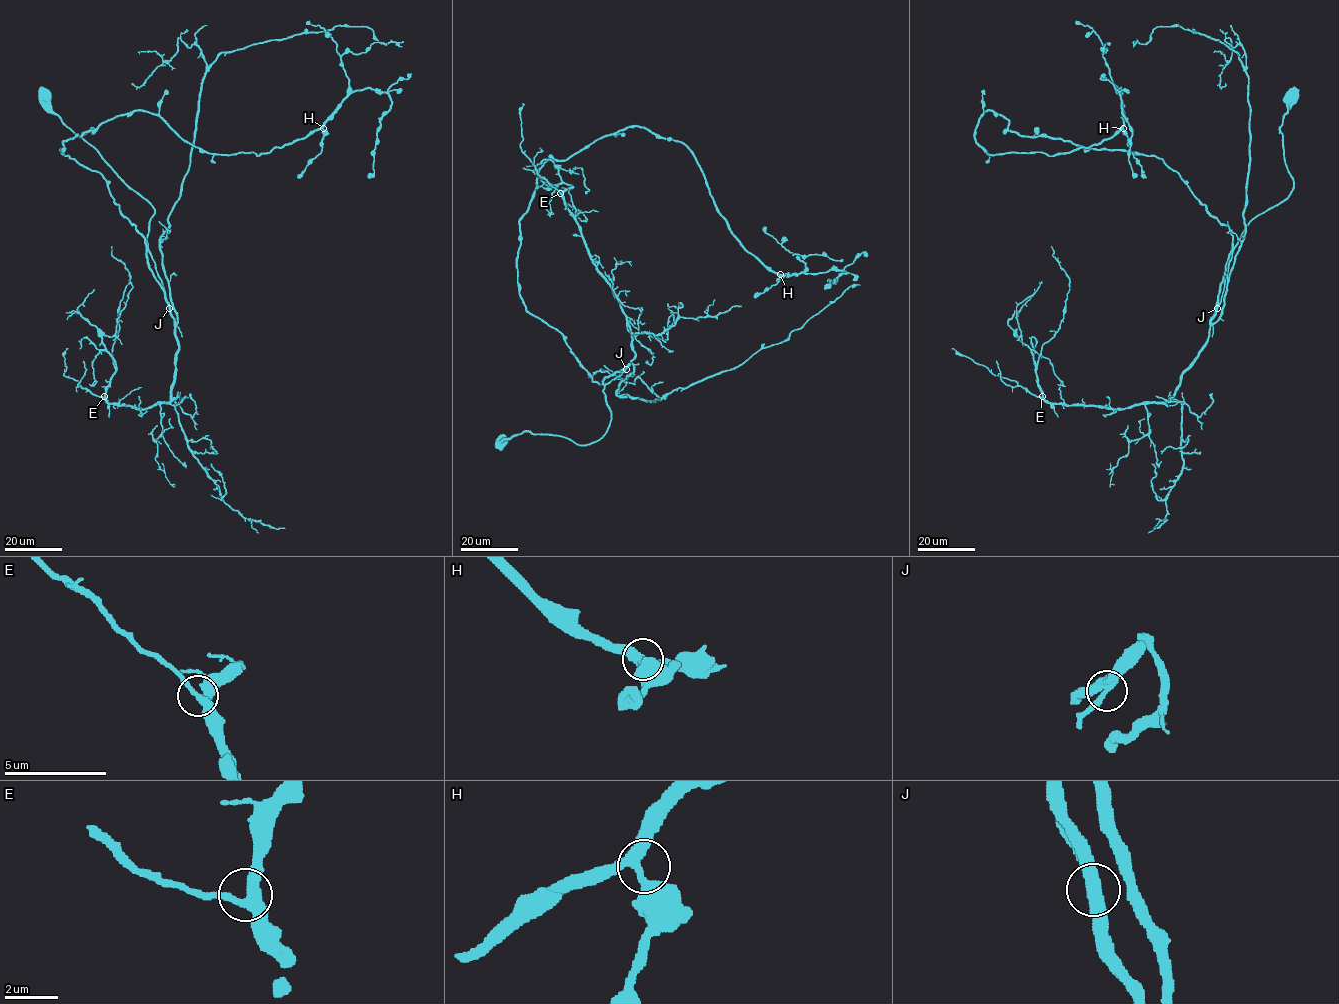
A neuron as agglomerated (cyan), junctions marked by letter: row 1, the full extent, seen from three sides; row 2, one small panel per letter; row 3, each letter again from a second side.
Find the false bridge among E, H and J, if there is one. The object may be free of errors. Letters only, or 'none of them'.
none of them

